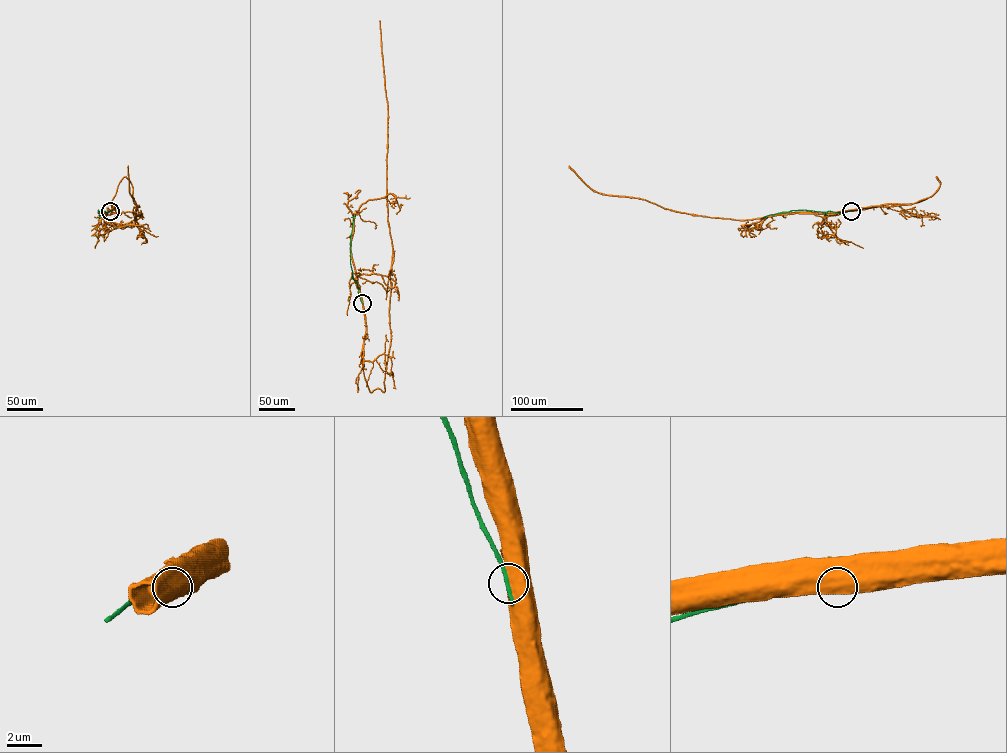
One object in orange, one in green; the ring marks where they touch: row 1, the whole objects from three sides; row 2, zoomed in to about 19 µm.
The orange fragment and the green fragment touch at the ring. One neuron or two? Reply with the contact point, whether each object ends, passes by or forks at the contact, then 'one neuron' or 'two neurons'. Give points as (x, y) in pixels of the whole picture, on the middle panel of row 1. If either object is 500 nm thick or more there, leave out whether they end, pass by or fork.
place (362, 303); two neurons

